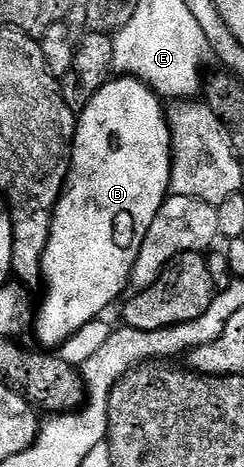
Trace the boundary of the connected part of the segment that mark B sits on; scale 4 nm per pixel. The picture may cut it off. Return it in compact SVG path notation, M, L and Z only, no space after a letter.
M116 76L109 80L90 100L90 104L79 111L76 124L76 138L72 141L72 160L68 163L68 181L64 183L64 192L60 196L60 203L52 217L50 240L46 244L46 252L42 256L42 291L44 299L39 299L38 309L34 314L34 330L41 347L59 348L70 336L77 334L86 324L97 321L100 314L123 290L128 286L128 277L134 268L134 260L138 260L138 248L142 248L142 240L146 240L146 232L150 232L150 224L158 216L158 208L162 208L164 199L169 197L170 172L172 171L172 133L168 127L168 116L161 99L147 82L137 78Z

